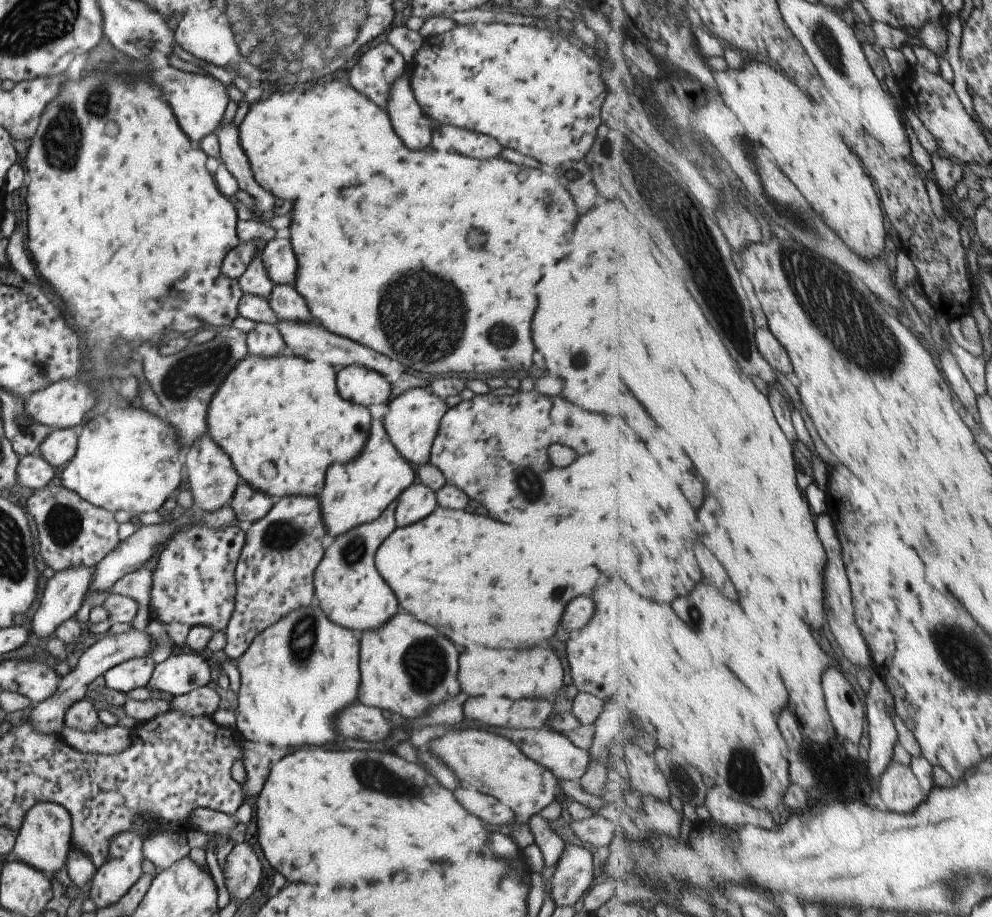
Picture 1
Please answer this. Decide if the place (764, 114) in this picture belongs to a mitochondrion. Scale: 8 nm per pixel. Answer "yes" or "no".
no

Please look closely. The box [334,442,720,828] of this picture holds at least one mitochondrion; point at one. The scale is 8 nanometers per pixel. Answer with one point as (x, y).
(425, 662)

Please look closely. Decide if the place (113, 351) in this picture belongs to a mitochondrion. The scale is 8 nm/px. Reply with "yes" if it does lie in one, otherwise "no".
yes

